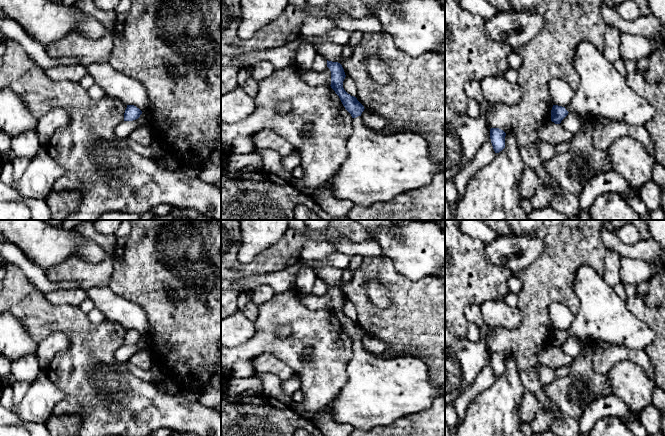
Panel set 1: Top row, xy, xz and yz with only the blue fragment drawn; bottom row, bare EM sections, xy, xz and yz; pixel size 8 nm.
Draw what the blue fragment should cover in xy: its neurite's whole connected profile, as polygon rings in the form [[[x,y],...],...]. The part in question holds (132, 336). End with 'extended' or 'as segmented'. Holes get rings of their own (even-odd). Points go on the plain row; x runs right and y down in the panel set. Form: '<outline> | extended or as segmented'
[[[127,329],[124,337],[124,345],[133,345],[140,341],[142,335],[134,329]]] | as segmented

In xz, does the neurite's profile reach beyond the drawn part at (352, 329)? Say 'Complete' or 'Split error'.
Split error

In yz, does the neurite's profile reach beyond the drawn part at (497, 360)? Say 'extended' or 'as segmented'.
as segmented

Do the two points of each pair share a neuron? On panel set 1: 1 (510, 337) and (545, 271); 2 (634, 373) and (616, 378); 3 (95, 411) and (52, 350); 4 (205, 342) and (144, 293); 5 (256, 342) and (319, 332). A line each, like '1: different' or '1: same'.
1: same
2: same
3: different
4: same
5: same

